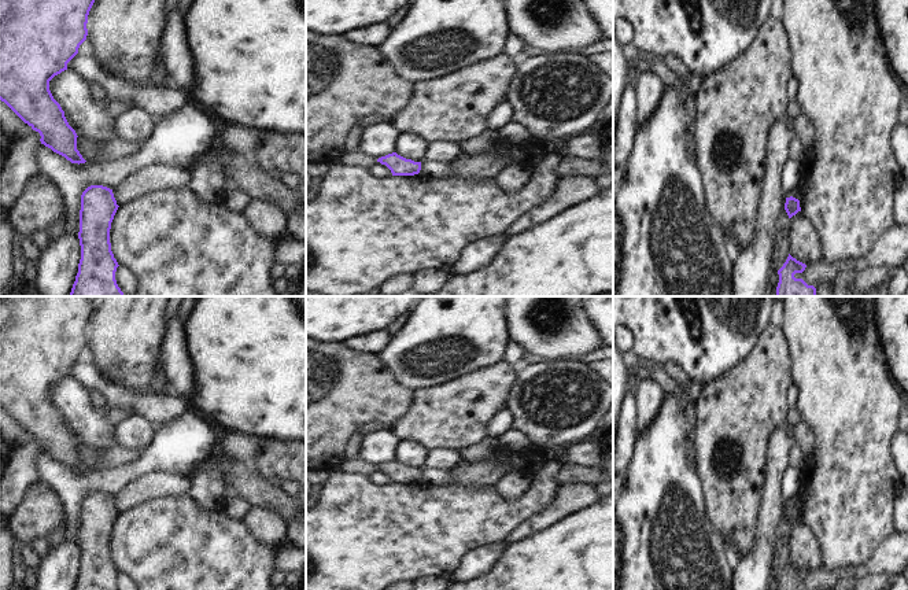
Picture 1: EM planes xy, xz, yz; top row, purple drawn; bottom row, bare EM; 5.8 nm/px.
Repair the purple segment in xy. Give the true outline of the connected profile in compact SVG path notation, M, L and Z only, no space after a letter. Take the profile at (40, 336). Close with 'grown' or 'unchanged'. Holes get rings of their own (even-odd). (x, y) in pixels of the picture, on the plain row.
M3 296L0 299L0 408L25 431L38 439L41 451L64 464L71 471L85 471L77 457L77 440L69 432L64 418L49 398L49 388L67 377L67 370L78 361L88 343L88 322L97 296Z | unchanged

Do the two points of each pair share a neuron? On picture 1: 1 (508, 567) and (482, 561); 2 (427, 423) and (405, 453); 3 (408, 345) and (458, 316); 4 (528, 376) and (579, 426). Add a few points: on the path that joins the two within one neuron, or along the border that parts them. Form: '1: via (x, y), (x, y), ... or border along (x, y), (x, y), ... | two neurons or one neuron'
1: border along (508, 545), (495, 563), (482, 575) | two neurons
2: border along (399, 439), (414, 441), (427, 450) | two neurons
3: via (420, 342), (440, 334), (446, 328) | one neuron
4: via (546, 379), (564, 390), (565, 408) | one neuron

